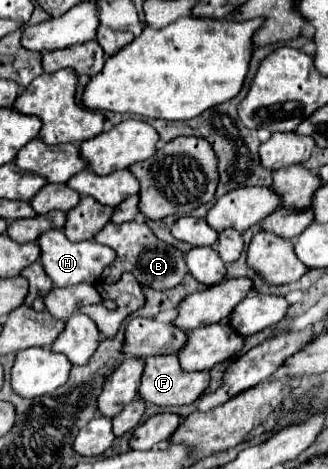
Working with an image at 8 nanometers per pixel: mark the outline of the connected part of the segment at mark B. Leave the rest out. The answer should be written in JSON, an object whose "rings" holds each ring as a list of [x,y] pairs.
{"rings":[[[129,221],[129,223],[121,223],[121,225],[107,223],[95,235],[95,241],[115,249],[115,253],[117,253],[115,265],[109,265],[101,275],[101,279],[105,283],[115,283],[115,281],[119,281],[119,277],[125,271],[131,271],[143,287],[163,291],[163,289],[171,289],[171,287],[179,285],[179,281],[187,275],[183,253],[179,249],[175,249],[173,245],[161,243],[145,223],[137,223],[137,221]]]}

